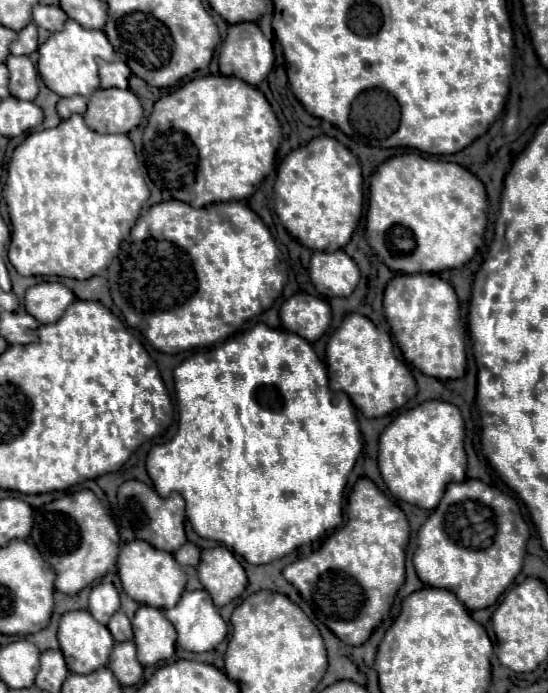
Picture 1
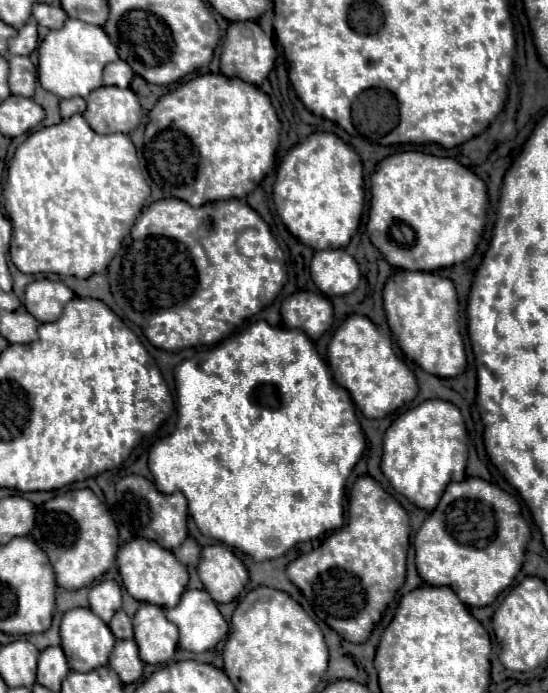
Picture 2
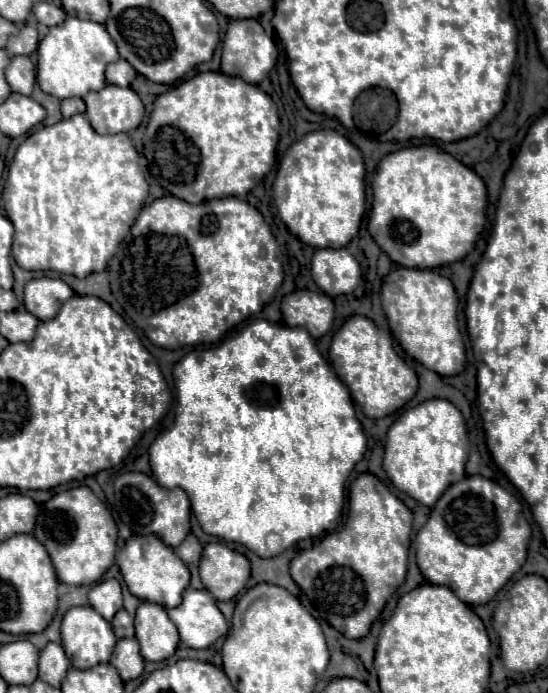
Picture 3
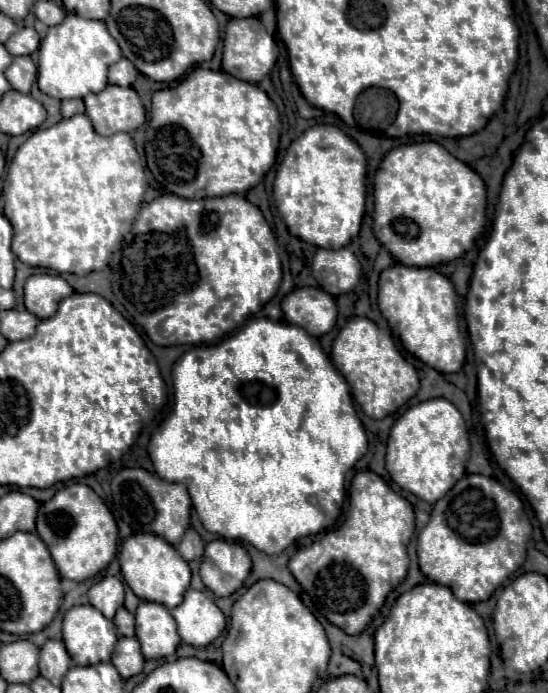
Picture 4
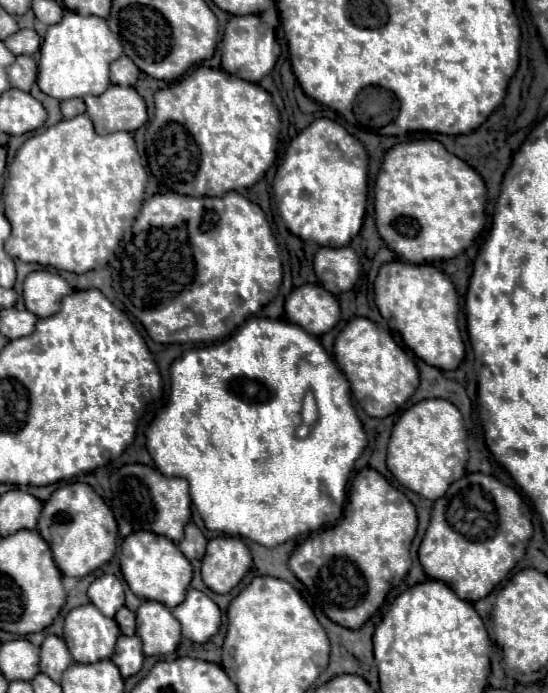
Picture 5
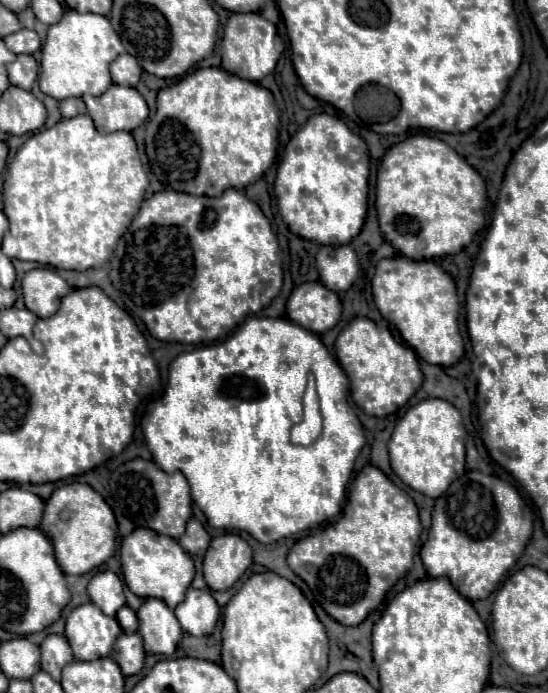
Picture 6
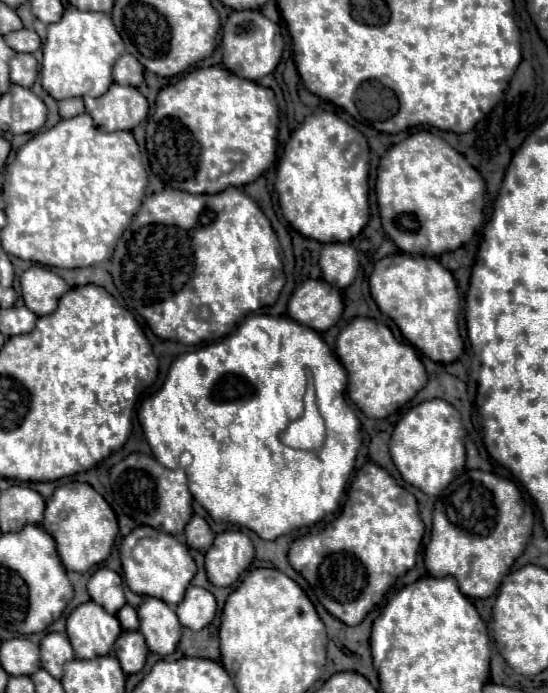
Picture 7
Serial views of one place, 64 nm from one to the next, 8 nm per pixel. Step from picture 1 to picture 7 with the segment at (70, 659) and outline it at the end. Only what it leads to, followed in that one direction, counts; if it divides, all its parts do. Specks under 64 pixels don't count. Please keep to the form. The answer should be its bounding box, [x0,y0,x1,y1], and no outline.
[66,602,122,660]

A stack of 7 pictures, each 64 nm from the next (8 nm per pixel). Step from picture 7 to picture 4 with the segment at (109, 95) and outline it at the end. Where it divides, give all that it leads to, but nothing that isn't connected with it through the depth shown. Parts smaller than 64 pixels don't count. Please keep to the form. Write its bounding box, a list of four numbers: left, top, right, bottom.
[84,86,146,136]

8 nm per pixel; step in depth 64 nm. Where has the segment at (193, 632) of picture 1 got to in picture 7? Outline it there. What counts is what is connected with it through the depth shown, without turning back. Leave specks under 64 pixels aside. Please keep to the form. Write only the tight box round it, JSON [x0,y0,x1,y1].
[176,586,216,632]

